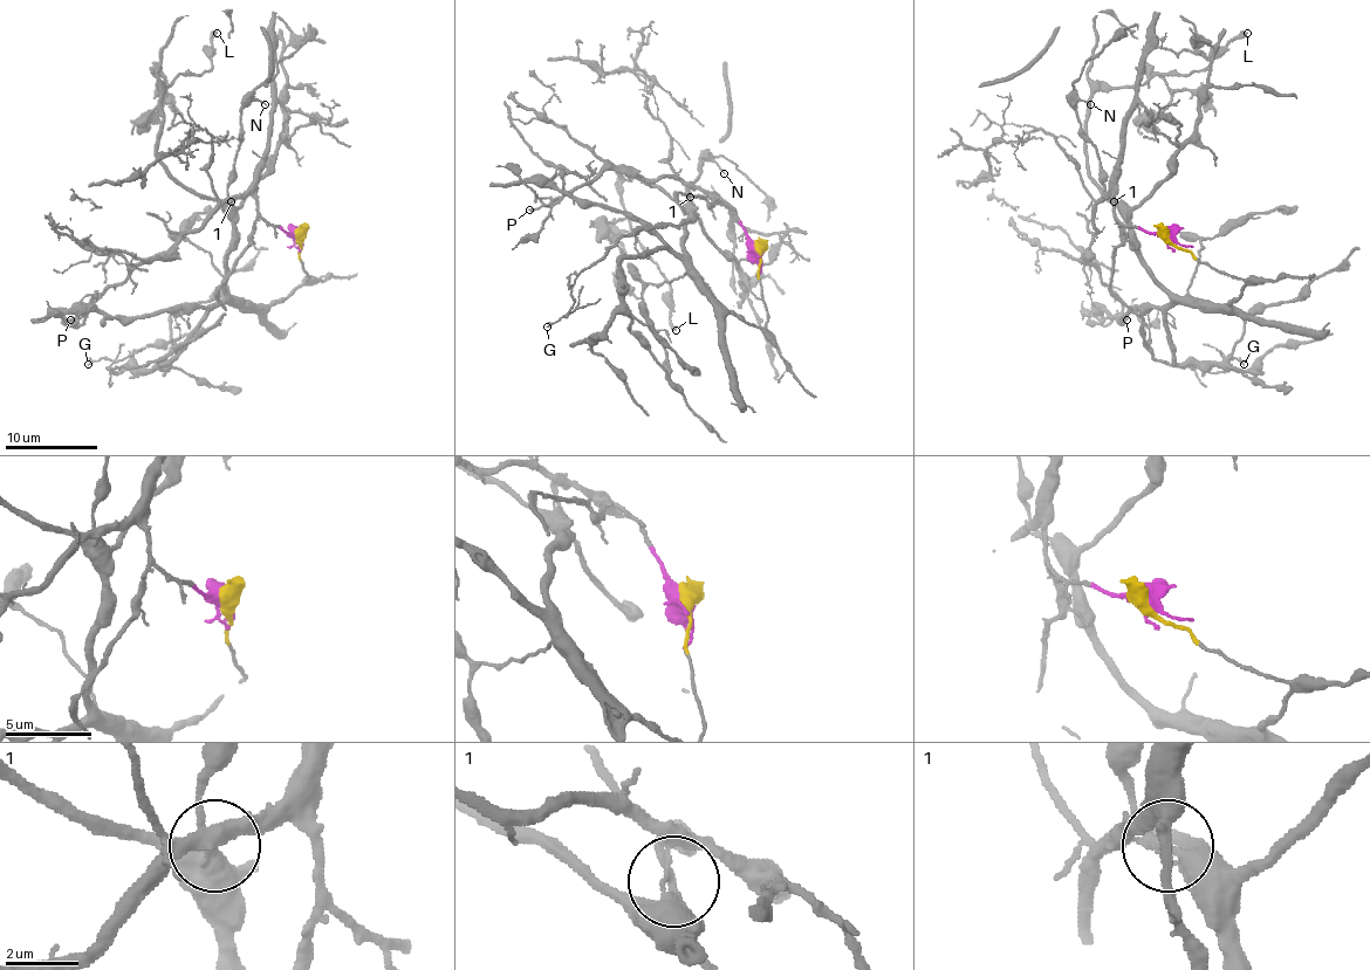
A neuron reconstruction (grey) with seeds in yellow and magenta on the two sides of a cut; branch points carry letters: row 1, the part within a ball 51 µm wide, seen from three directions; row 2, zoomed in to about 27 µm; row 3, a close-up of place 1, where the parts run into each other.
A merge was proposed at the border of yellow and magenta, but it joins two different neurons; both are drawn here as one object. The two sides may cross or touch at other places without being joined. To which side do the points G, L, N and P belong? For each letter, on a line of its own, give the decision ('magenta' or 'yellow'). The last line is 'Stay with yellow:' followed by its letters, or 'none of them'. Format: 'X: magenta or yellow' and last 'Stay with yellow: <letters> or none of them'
G: magenta
L: yellow
N: yellow
P: magenta
Stay with yellow: L, N

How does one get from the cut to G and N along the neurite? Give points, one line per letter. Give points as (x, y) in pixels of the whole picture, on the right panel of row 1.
G: (1166, 235), (1116, 220), (1109, 289), (1142, 316), (1156, 360), (1242, 365)
N: (1166, 235), (1240, 277), (1242, 291), (1227, 304), (1190, 304), (1156, 277), (1082, 130), (1080, 100), (1090, 104)

